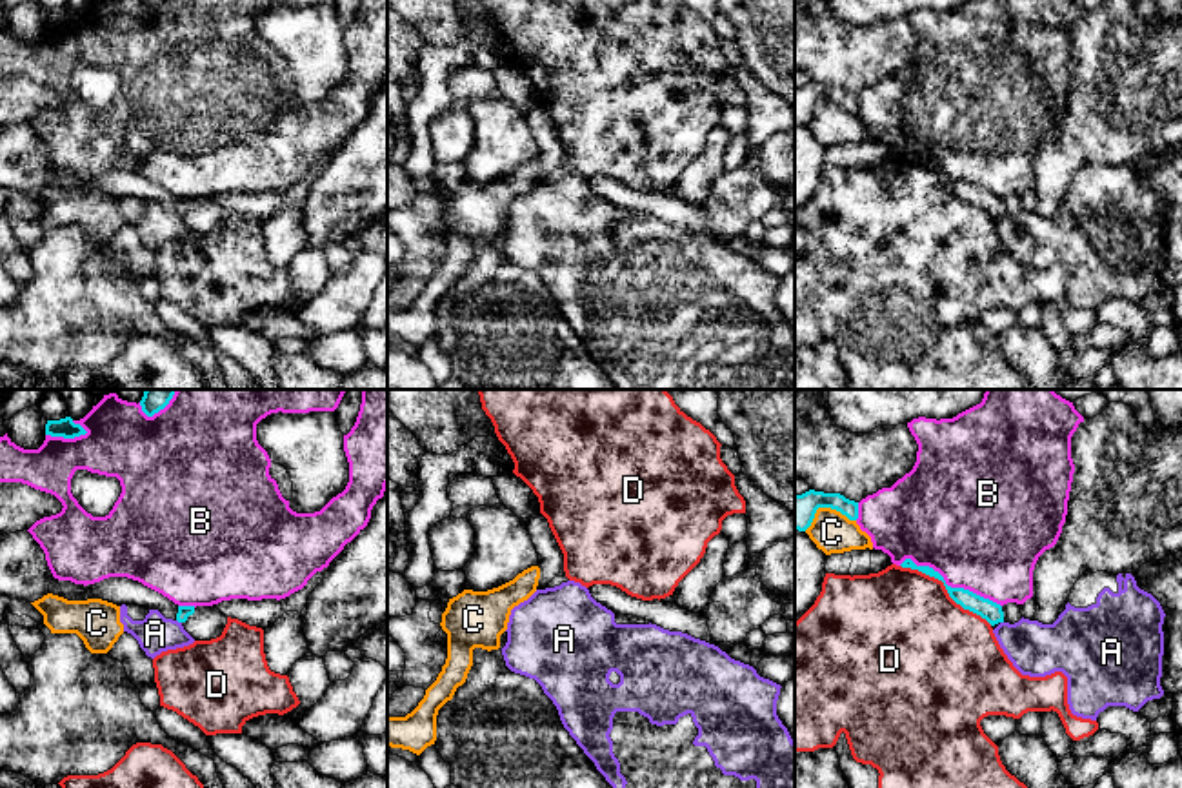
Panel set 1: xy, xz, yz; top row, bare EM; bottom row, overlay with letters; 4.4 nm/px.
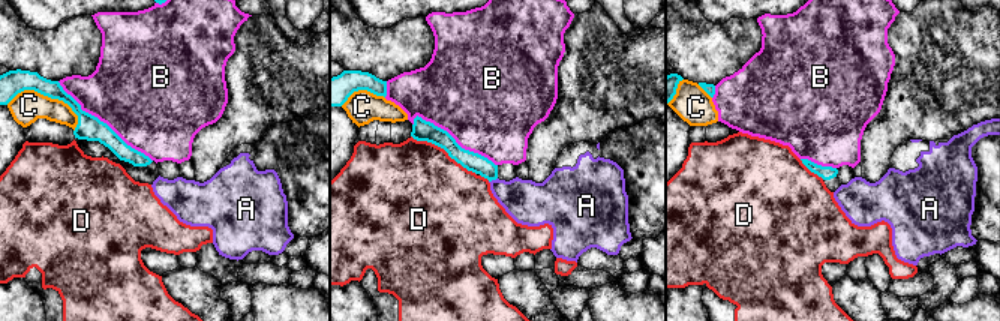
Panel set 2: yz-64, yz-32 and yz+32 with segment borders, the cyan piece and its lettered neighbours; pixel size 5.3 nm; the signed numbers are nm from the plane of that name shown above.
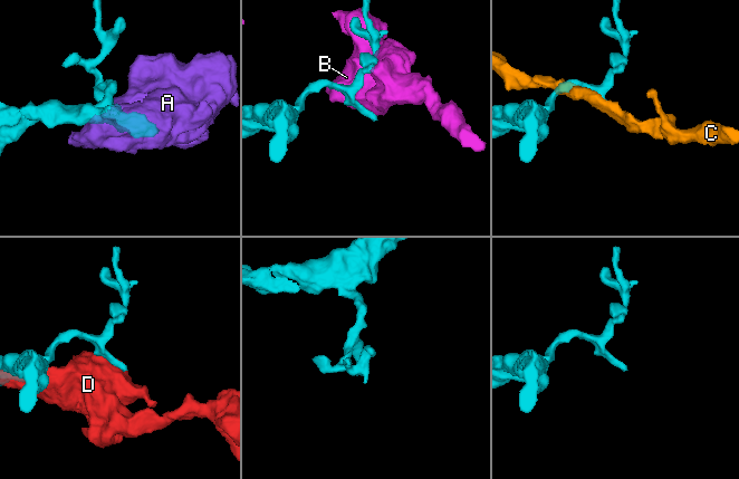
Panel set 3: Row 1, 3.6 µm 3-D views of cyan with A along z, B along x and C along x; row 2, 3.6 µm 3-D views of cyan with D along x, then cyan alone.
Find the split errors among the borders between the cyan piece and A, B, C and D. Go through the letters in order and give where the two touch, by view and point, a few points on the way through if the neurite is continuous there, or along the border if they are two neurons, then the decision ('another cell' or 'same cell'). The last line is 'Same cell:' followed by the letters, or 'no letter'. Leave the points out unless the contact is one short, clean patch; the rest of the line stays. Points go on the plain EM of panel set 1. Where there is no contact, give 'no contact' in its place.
A: contact xy (179, 213); border xy (177, 212), (180, 215); another cell
B: contact yz (950, 179); another cell
C: contact yz (826, 99); another cell
D: contact yz (946, 181); another cell
Same cell: no letter

